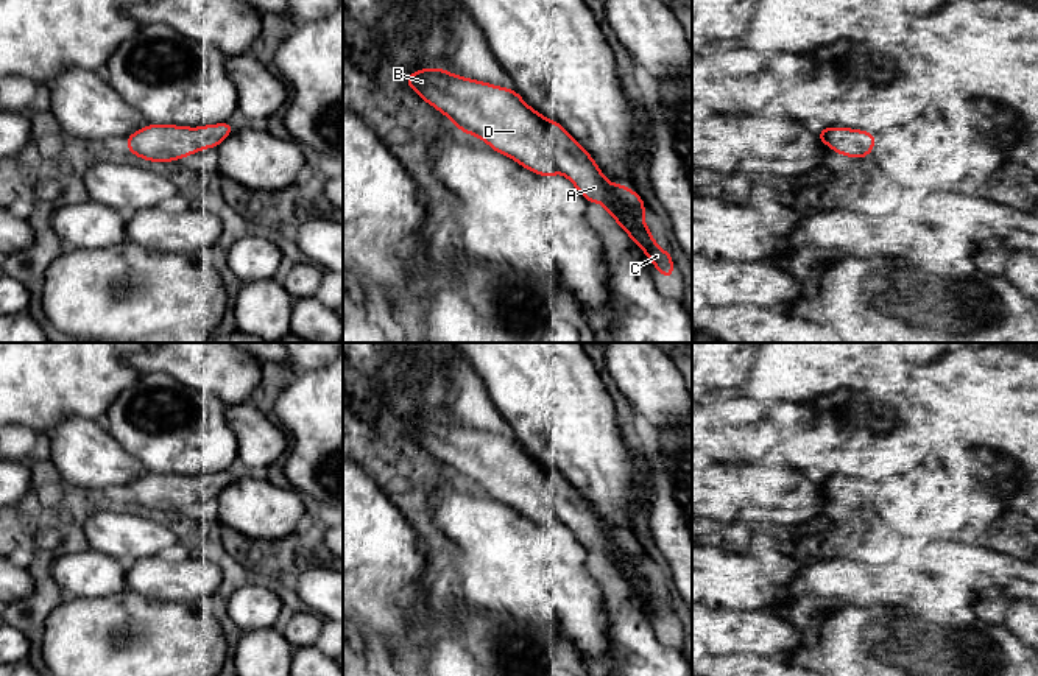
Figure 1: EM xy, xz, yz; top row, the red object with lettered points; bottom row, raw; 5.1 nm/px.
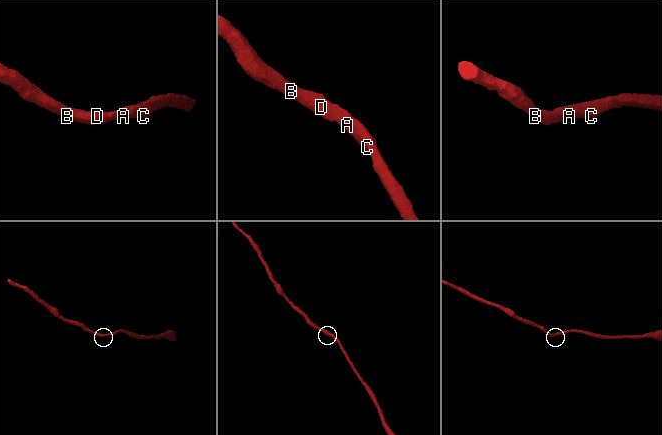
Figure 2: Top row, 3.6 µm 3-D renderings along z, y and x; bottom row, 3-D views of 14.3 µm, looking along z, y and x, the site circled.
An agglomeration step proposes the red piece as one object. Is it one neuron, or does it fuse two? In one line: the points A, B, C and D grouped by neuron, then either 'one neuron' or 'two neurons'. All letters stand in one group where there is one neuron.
groups A B C D; one neuron

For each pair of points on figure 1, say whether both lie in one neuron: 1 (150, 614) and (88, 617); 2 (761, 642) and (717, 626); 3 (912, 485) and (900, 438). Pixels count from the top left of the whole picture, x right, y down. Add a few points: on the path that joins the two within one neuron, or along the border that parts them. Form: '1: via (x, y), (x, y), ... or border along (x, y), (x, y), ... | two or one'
1: via (134, 617), (103, 617) | one
2: via (750, 634), (728, 633) | one
3: border along (918, 463), (882, 480) | two

